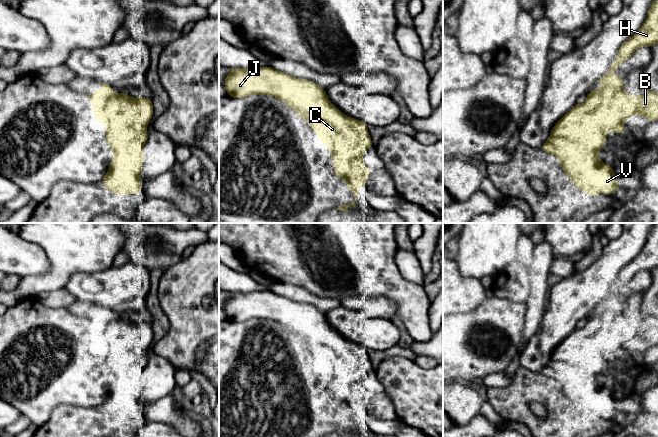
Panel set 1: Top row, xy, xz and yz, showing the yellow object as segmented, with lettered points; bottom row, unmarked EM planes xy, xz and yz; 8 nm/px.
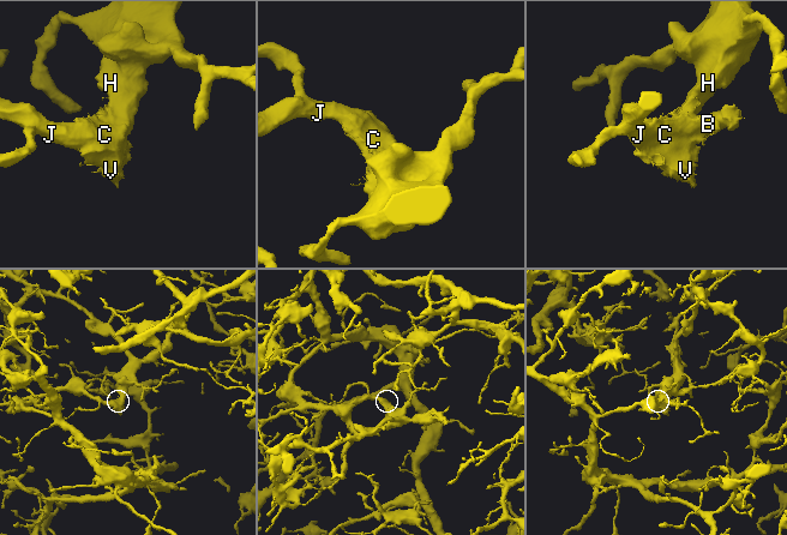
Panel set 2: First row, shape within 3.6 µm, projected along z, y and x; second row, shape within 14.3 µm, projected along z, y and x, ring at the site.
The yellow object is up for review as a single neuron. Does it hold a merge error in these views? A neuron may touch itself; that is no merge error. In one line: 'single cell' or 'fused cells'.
single cell

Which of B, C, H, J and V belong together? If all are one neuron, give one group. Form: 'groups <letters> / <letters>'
groups B C H J V

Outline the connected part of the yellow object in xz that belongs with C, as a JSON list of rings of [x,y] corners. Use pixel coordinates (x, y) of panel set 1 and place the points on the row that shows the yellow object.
[[[270,66],[261,68],[229,68],[231,73],[226,76],[224,87],[231,98],[244,98],[250,95],[268,95],[280,99],[307,121],[310,128],[326,144],[332,154],[333,173],[343,179],[353,197],[357,201],[357,188],[366,187],[366,180],[372,172],[363,160],[363,153],[374,146],[368,133],[368,125],[360,120],[343,114],[336,108],[326,95],[326,90],[315,82],[300,79]]]

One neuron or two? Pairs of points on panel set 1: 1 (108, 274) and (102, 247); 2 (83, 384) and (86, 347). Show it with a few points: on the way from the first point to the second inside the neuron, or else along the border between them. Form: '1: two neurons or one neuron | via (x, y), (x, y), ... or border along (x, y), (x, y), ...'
1: two neurons | border along (111, 265), (99, 271), (84, 273)
2: one neuron | via (83, 375), (83, 356)

